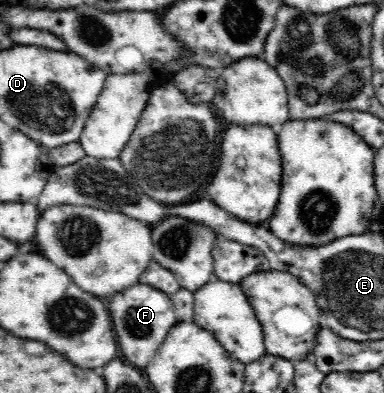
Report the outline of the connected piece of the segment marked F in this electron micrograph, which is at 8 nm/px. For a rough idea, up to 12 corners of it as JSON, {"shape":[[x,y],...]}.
{"shape":[[142,283],[110,297],[120,353],[151,360],[177,322],[169,294]]}

